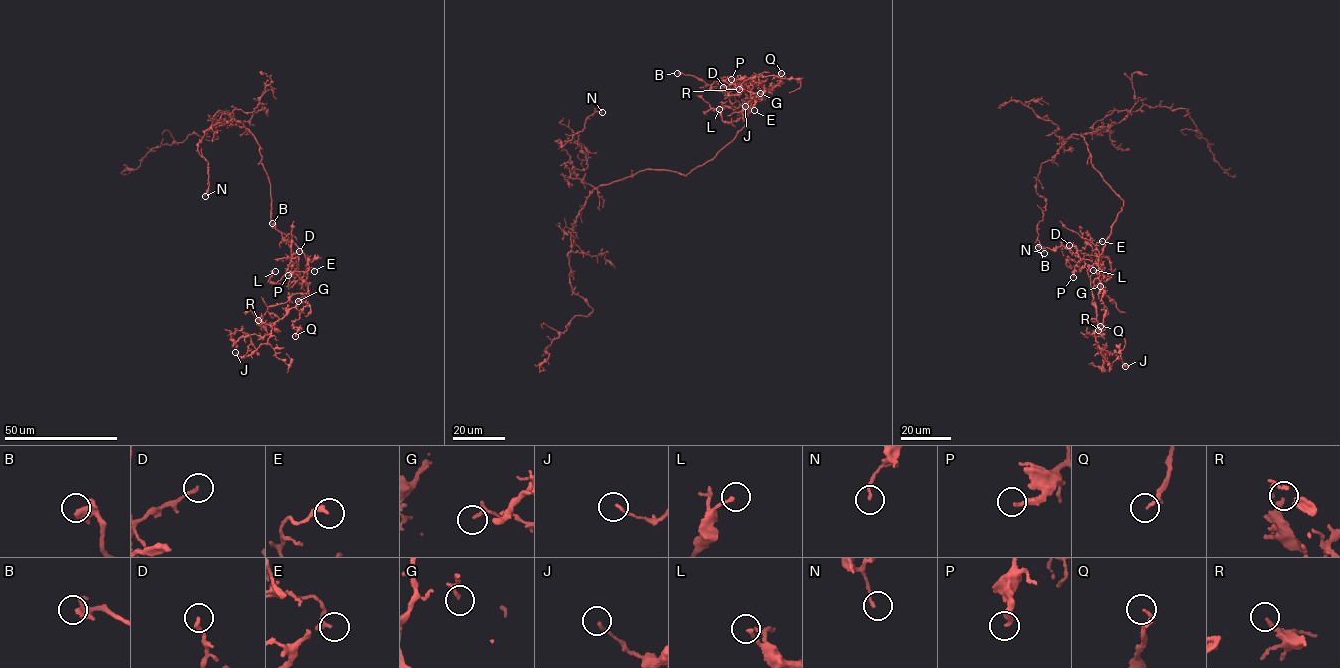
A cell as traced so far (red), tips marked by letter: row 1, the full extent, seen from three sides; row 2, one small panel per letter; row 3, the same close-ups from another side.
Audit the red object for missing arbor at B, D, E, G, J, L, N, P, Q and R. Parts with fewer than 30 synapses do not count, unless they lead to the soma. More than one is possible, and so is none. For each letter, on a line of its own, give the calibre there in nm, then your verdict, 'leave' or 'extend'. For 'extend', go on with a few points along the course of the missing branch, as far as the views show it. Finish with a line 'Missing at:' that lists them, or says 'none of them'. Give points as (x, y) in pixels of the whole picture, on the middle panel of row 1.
B: 480 nm thick; leave
D: 160 nm thick; leave
E: 240 nm thick; leave
G: 170 nm thick; leave
J: 110 nm thick; leave
L: 150 nm thick; leave
N: 120 nm thick; leave
P: 200 nm thick; leave
Q: 170 nm thick; leave
R: 240 nm thick; leave
Missing at: none of them

